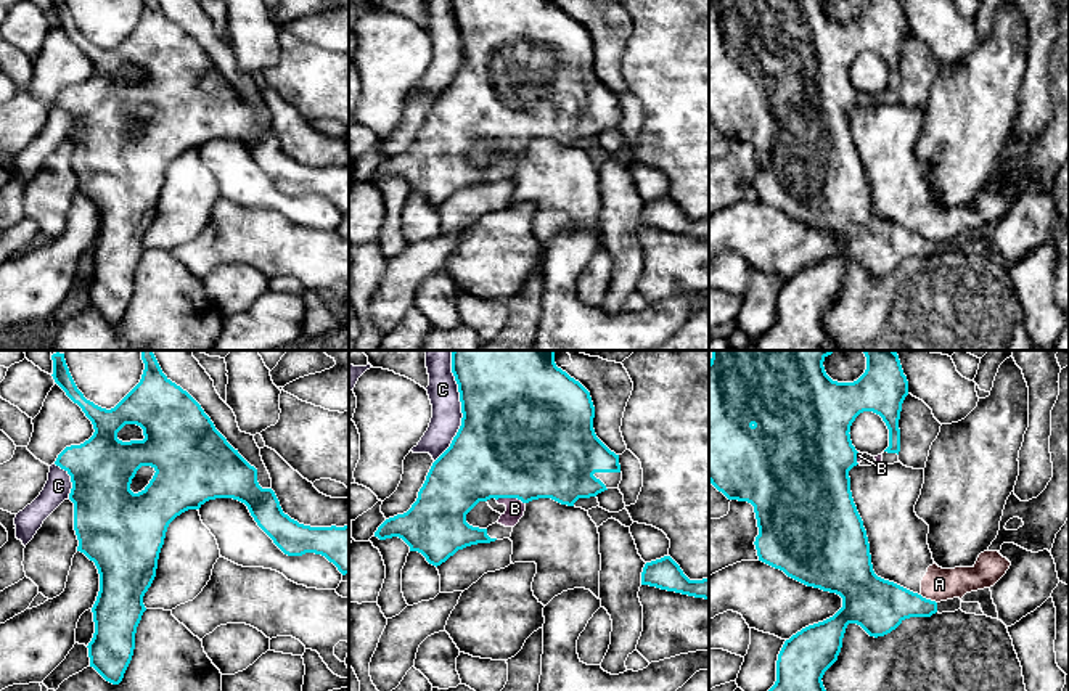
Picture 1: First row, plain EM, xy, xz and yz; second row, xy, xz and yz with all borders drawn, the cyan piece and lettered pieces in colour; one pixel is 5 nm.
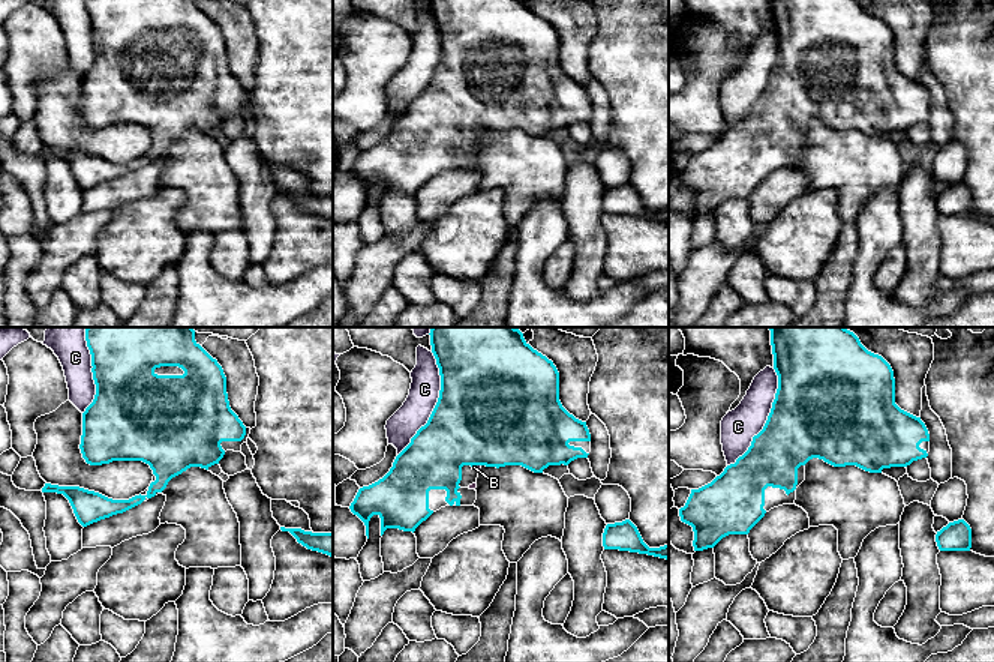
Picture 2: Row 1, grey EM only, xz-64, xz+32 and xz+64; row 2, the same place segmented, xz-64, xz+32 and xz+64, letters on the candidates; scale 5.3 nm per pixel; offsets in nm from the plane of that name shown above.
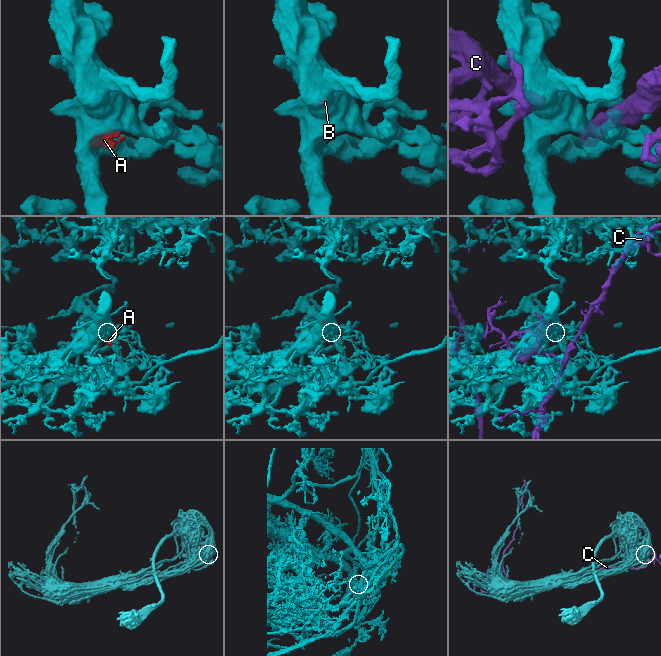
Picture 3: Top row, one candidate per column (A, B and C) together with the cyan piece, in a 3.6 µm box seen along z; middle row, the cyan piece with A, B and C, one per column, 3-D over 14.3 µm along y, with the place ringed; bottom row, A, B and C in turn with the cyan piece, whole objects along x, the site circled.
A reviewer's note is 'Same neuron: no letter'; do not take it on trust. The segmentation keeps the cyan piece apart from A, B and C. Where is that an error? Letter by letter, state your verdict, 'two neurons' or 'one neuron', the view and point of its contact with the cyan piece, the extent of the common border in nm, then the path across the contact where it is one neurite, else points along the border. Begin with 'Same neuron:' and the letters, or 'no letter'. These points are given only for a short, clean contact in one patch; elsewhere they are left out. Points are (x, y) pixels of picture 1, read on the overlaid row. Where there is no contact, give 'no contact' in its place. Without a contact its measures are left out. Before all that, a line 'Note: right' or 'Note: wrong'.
Note: wrong
Same neuron: B
A: two neurons | yz (928, 600) | 100 nm
B: one neuron | xz (511, 497) | 150 nm
C: two neurons | xz (462, 407) | 550 nm

